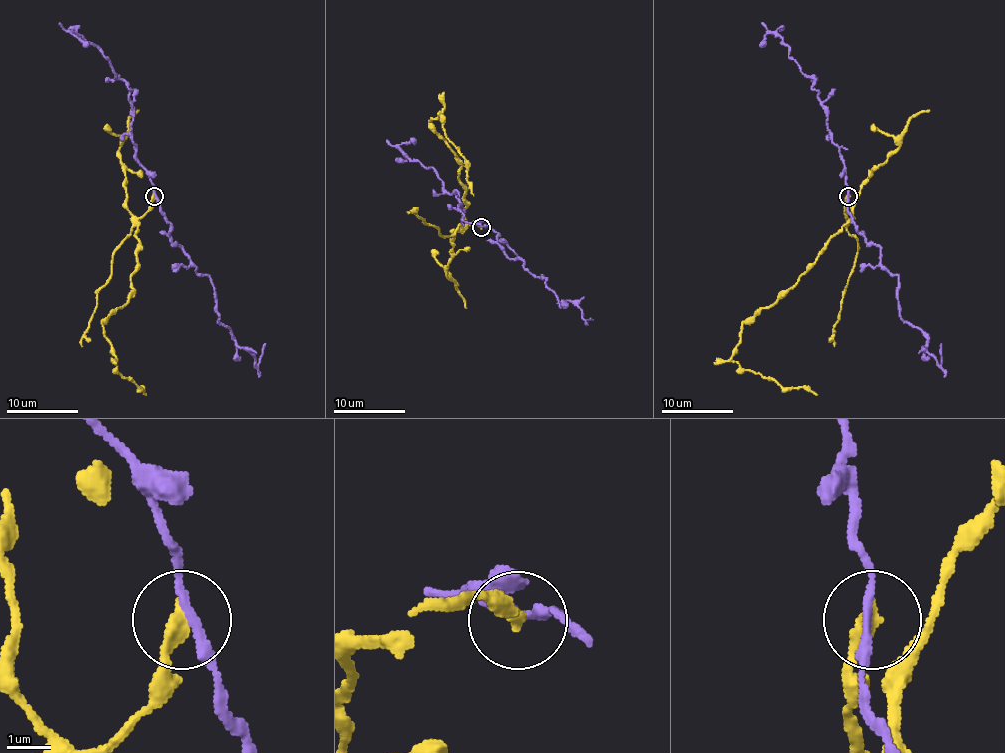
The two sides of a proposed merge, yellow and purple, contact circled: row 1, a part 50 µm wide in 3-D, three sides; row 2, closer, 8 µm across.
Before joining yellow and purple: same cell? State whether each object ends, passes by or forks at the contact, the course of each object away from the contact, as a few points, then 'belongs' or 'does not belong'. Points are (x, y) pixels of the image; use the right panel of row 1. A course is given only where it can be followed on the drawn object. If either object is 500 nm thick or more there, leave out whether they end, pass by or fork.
yellow ends | purple passes by | yellow via (849, 196), (847, 222), (802, 275), (743, 326), (732, 356), (741, 369), (817, 394) | purple via (849, 195), (847, 213), (897, 279), (897, 310), (939, 364), (941, 344) | does not belong

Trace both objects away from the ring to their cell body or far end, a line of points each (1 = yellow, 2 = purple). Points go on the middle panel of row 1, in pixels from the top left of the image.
1: (482, 227), (466, 226), (459, 157), (430, 121), (442, 111), (446, 138), (466, 161), (466, 181), (473, 195)
2: (482, 227), (498, 235), (509, 258), (543, 276), (561, 305), (572, 301), (583, 317), (593, 319)

